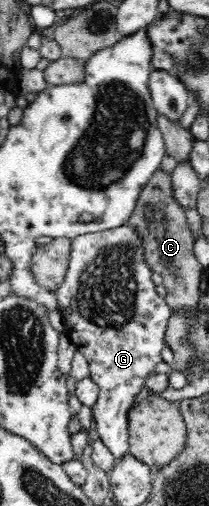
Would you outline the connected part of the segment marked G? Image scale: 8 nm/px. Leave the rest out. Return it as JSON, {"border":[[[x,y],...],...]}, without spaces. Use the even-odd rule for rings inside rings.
{"border":[[[127,223],[118,228],[88,232],[72,238],[67,274],[62,285],[54,291],[60,305],[58,311],[63,320],[63,332],[68,335],[77,351],[86,357],[89,377],[98,385],[99,395],[90,410],[96,419],[96,432],[116,462],[129,454],[129,411],[145,391],[146,376],[154,371],[158,362],[163,361],[161,352],[167,345],[165,334],[172,314],[166,301],[156,293],[152,275],[153,271],[144,260],[142,239]]]}

